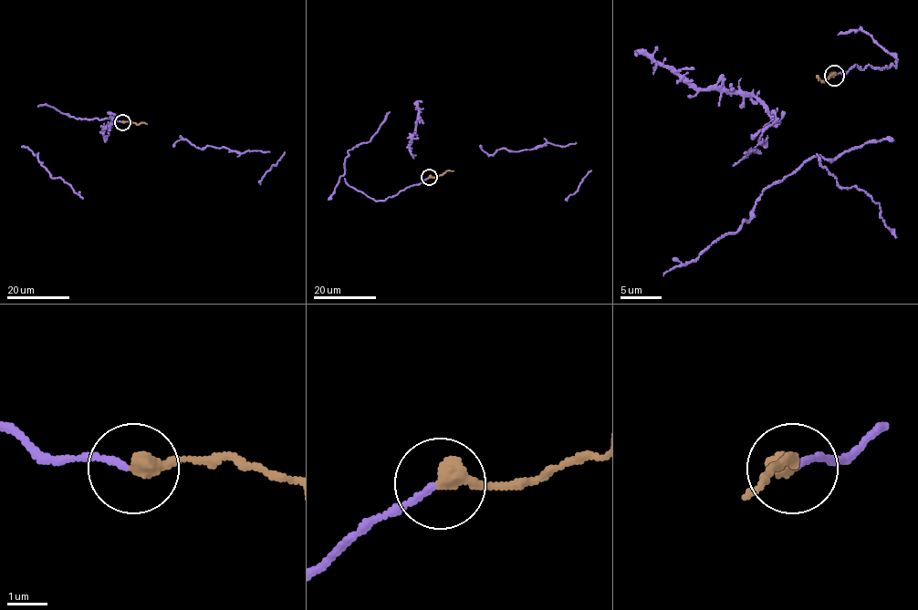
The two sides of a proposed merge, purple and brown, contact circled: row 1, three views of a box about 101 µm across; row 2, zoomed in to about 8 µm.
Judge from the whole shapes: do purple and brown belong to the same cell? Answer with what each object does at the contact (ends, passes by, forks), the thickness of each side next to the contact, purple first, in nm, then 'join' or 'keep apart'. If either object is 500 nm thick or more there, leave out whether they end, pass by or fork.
purple ends there; brown ends there; 150 nm thick on the purple side, 480 nm on the other; join

